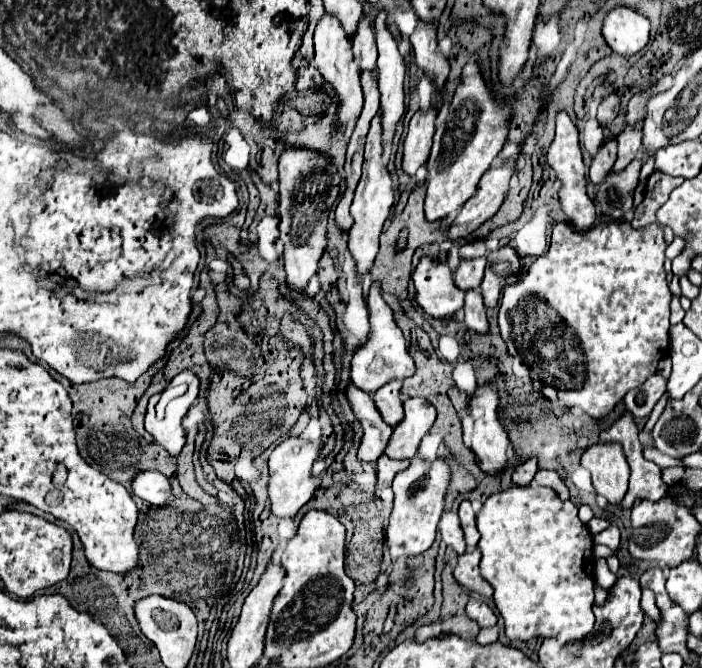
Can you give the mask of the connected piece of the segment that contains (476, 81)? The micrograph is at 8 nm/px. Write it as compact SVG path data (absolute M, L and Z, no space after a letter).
M470 59L464 65L462 81L450 103L448 117L434 133L434 145L430 151L430 159L426 163L428 181L424 213L428 221L438 221L458 211L468 201L468 197L474 195L480 177L490 167L490 163L500 153L506 141L510 117L512 117L510 105L502 105L496 99L492 99L492 95L484 87L478 69L478 59Z

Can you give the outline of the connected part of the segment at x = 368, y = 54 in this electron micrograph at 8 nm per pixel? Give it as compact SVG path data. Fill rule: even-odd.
M366 19L358 23L358 31L352 39L352 47L354 47L354 63L358 71L360 73L376 71L376 57L378 57L376 39L374 39L374 29Z

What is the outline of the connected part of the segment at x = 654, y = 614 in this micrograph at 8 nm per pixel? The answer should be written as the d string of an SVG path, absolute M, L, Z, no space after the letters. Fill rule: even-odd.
M642 589L642 609L644 609L644 613L646 613L652 621L656 621L656 623L662 621L662 611L656 607L656 603L654 603L654 593L652 593L650 589Z

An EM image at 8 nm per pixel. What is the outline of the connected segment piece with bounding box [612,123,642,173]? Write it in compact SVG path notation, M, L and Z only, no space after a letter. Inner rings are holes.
M638 123L634 129L626 127L616 137L616 141L618 141L618 159L616 159L612 169L614 169L614 173L620 173L638 155L638 149L642 145L642 123Z

